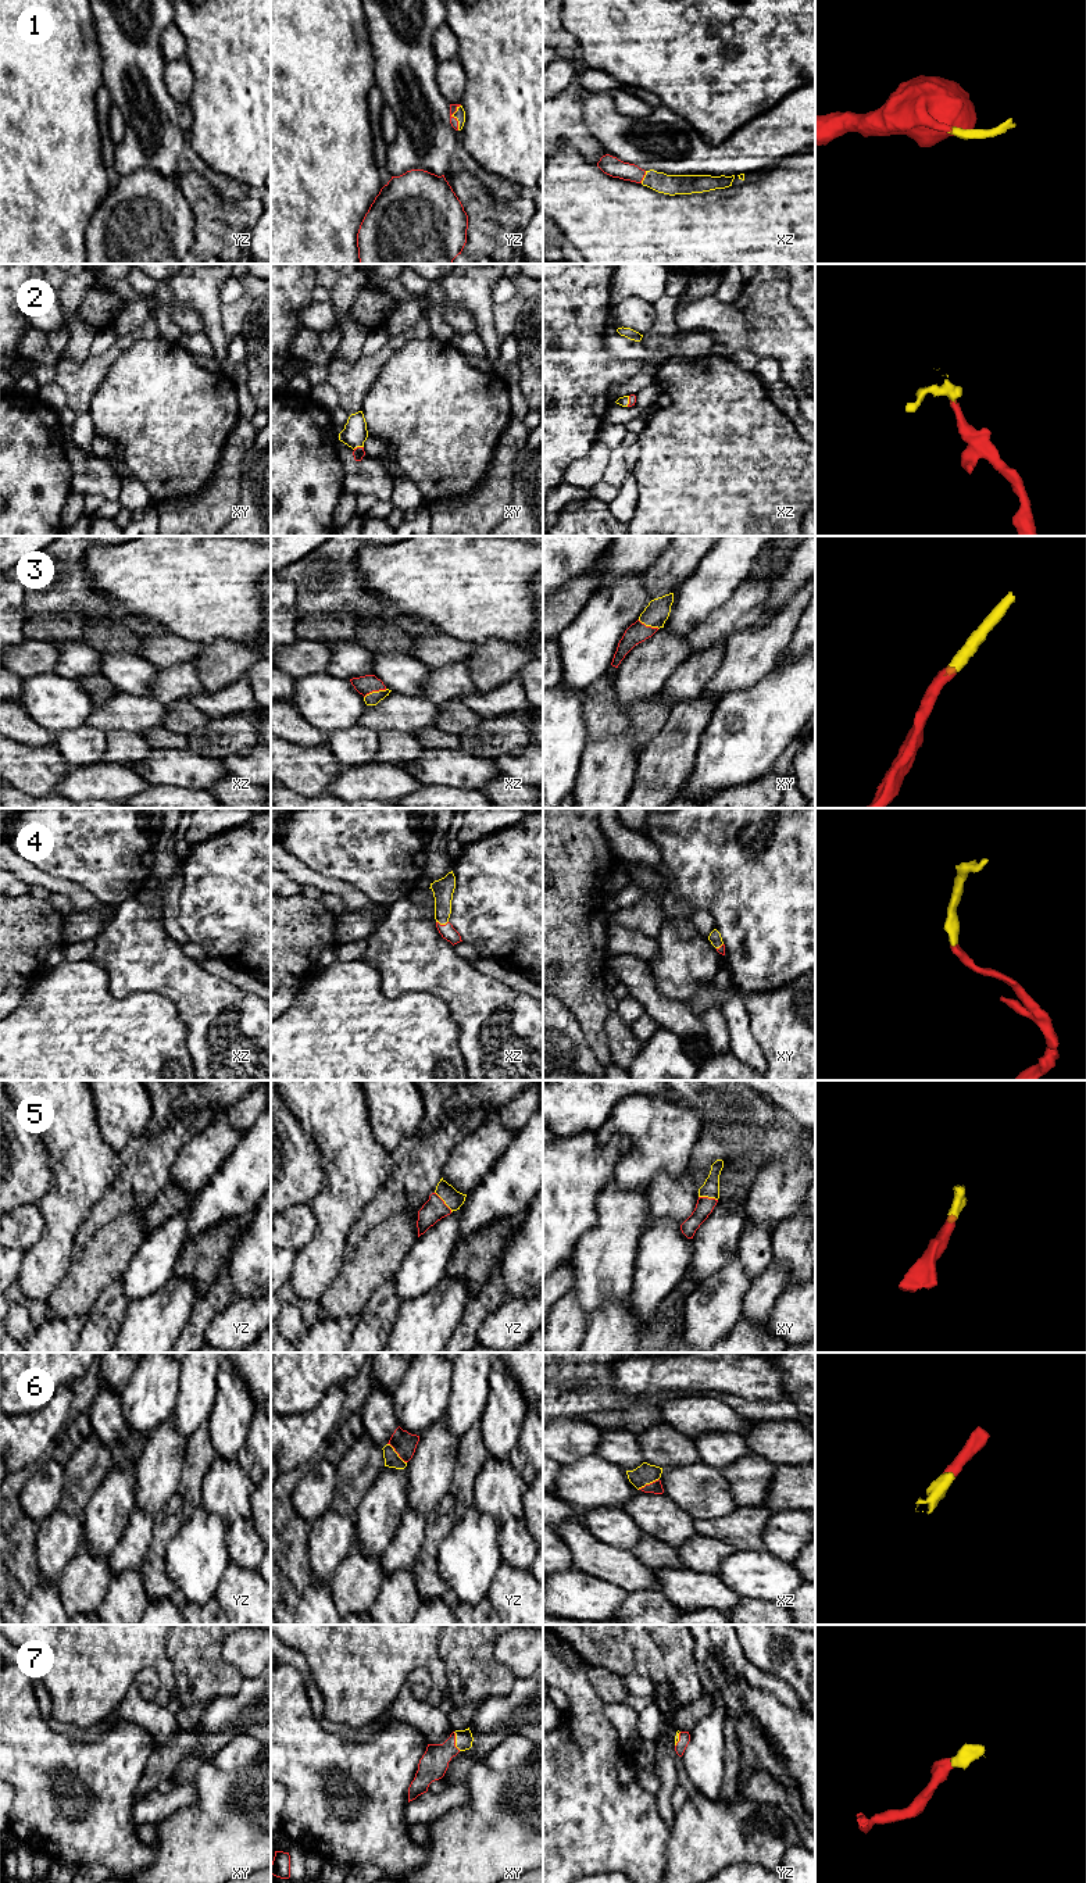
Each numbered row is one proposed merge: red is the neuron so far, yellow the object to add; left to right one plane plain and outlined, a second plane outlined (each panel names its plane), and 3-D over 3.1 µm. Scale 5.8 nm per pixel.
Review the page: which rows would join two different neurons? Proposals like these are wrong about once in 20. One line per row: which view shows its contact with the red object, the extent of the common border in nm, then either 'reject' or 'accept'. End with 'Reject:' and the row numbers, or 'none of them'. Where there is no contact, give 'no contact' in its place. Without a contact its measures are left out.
1: contact in yz; length 150 nm; accept
2: contact in xy; length 70 nm; accept
3: contact in xz; length 140 nm; accept
4: contact in xz; length 70 nm; accept
5: contact in yz; length 160 nm; accept
6: contact in yz; length 160 nm; accept
7: contact in xy; length 120 nm; accept
Reject: none of them

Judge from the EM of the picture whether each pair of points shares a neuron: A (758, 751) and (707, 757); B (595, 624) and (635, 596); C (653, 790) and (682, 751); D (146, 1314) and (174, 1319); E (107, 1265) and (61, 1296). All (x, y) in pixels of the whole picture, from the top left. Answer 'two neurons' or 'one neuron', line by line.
A: one neuron
B: one neuron
C: one neuron
D: one neuron
E: one neuron

